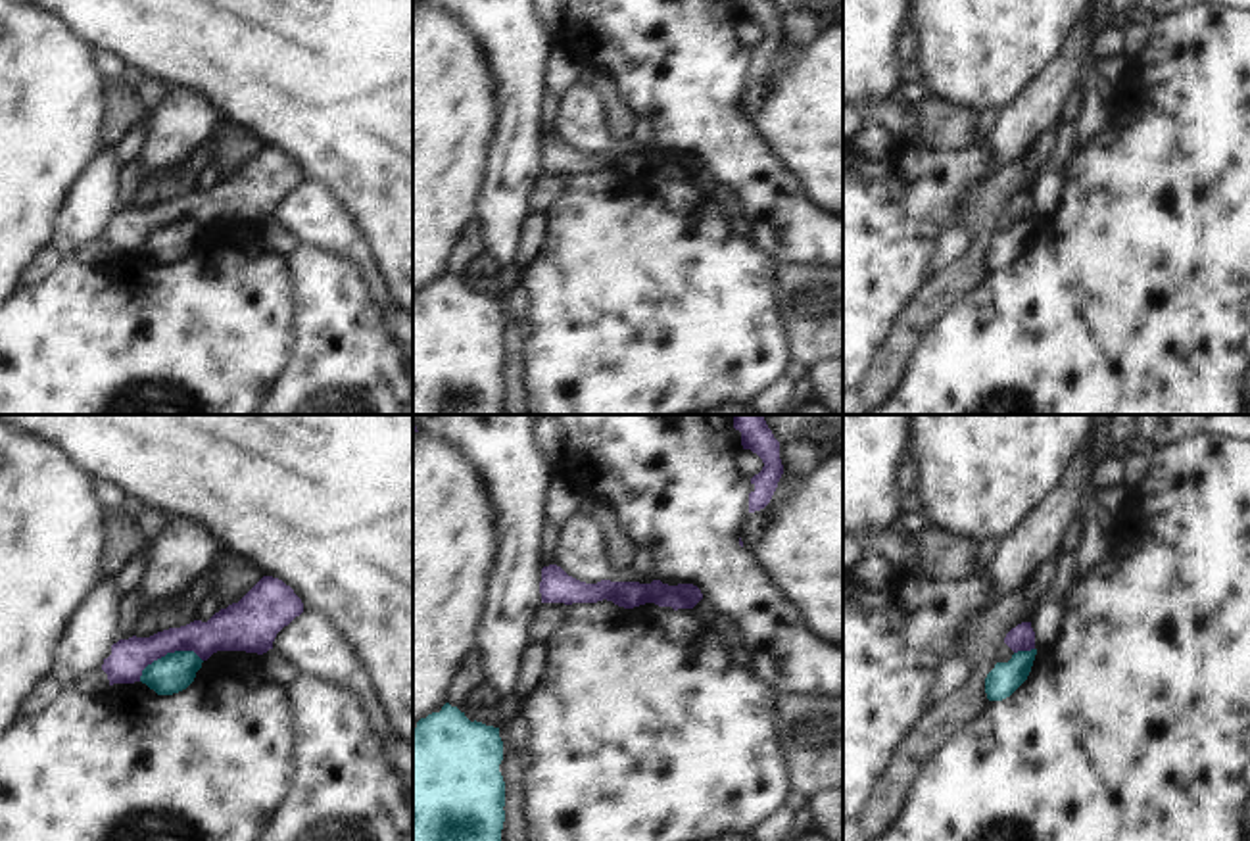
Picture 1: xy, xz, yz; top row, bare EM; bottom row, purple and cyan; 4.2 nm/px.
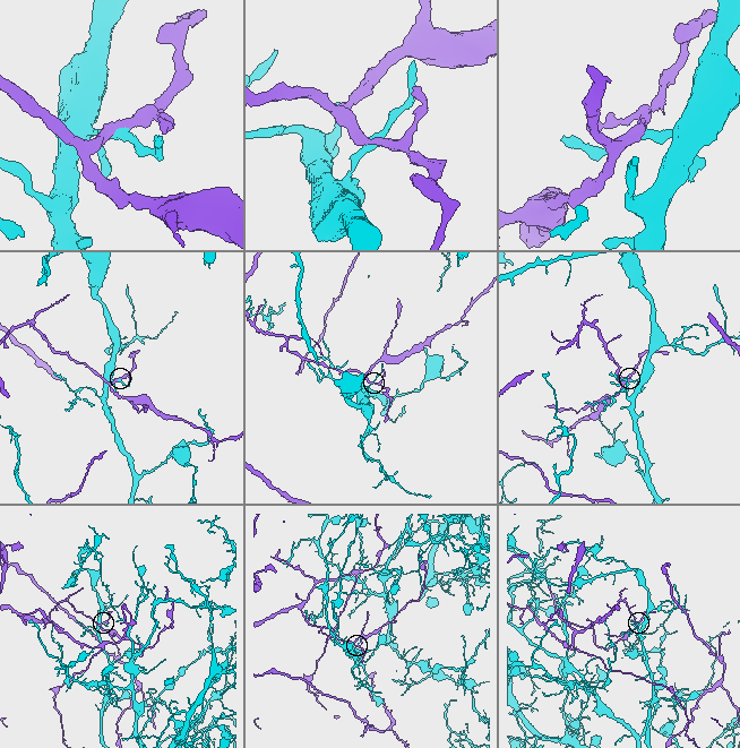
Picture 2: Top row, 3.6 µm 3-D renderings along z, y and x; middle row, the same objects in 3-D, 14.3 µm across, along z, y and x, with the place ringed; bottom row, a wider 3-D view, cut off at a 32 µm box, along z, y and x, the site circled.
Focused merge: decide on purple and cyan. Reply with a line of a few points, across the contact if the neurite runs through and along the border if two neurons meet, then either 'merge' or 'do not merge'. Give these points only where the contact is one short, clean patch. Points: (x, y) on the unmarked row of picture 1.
xy (202, 229), (192, 221), (168, 221), (154, 229), (139, 250) | do not merge

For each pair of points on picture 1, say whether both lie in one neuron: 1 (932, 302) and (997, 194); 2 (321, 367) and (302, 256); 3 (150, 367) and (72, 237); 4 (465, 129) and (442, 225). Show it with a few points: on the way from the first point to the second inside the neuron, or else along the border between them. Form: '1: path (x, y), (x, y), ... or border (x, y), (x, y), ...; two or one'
1: path (959, 275), (978, 252), (982, 221); one
2: path (321, 340), (321, 283); one
3: border (70, 256), (62, 260); two
4: path (442, 152), (442, 202); one

